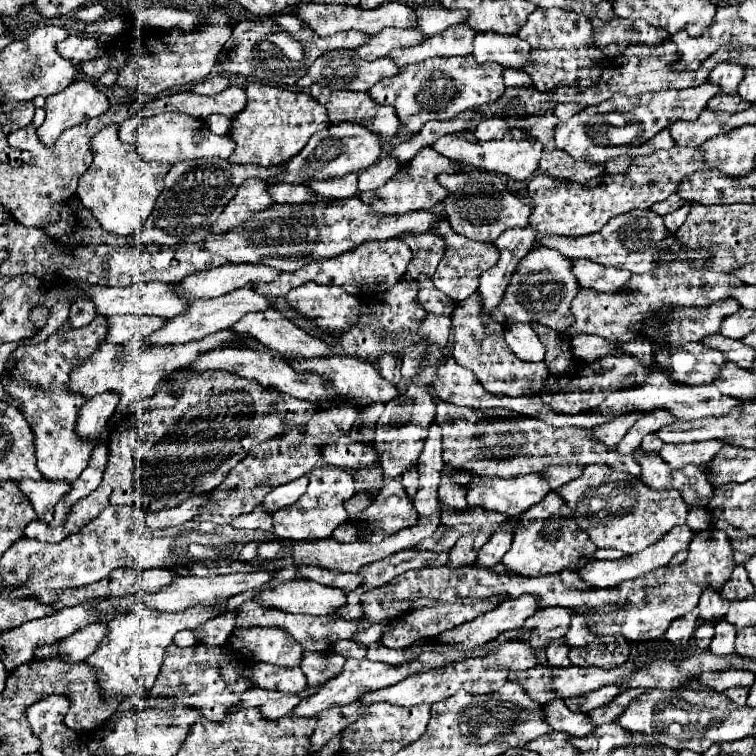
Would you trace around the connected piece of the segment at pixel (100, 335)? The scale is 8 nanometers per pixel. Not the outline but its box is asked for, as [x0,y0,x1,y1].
[2,317,106,483]

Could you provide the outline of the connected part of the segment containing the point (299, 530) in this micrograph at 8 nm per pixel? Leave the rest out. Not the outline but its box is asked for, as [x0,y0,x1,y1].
[272,467,356,541]

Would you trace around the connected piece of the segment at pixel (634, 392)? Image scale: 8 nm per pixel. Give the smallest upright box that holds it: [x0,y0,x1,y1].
[594,373,740,419]

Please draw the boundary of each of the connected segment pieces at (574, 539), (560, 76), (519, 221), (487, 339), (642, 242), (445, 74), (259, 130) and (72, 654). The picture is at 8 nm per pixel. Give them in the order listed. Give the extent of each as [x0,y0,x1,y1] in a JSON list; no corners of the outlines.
[[502,493,596,577],[518,9,606,93],[436,171,530,241],[450,291,550,397],[540,209,668,273],[370,55,504,133],[228,83,328,167],[56,623,106,663]]

